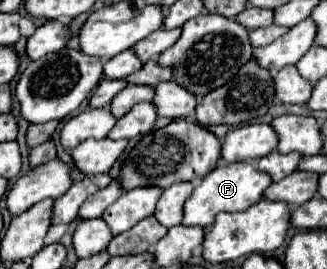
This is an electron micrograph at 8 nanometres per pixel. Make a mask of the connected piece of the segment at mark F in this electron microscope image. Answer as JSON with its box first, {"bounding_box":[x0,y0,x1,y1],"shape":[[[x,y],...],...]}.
{"bounding_box":[185,162,273,228],"shape":[[[233,162],[233,164],[223,164],[217,170],[209,172],[199,186],[195,186],[193,194],[185,202],[185,226],[201,226],[209,228],[213,226],[213,218],[219,212],[241,212],[245,208],[251,208],[253,204],[263,200],[265,190],[273,184],[269,174],[263,170],[257,170],[255,162]]]}

